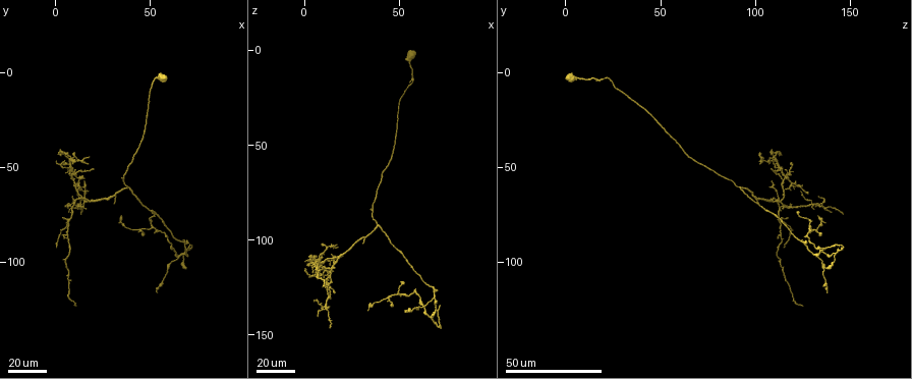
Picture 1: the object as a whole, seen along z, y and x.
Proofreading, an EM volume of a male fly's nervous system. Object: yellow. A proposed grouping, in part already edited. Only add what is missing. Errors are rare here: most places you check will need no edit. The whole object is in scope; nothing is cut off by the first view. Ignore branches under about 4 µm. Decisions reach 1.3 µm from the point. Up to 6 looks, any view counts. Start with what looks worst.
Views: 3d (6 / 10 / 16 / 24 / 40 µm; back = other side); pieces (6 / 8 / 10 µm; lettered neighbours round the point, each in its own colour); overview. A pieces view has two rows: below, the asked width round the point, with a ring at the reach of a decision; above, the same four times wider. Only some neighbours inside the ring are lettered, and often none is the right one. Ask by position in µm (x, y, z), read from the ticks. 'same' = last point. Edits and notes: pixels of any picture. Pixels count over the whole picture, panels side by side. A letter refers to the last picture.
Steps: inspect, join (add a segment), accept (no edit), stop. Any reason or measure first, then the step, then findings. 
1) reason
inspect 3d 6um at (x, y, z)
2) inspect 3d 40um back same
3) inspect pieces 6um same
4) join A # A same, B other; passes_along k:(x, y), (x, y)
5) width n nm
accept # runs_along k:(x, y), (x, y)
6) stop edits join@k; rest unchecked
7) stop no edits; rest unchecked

free end
inspect 3d 24um at (53, 116, 138)

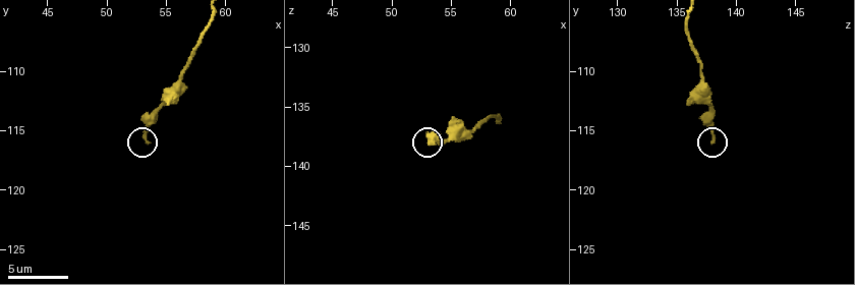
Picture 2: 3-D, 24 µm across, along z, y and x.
what lies round it
inspect pieces 6um at (53.4, 116.2, 138.2)

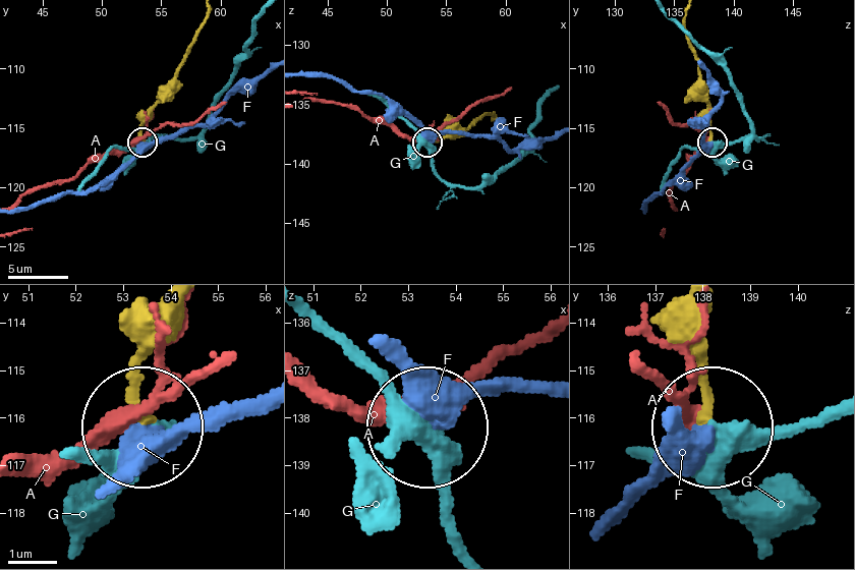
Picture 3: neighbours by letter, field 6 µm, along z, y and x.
accept # A other, F other, G other; runs_along 3:(208, 16), (176, 74), (174, 87), (143, 125), (141, 139); no lettered segment goes on from it

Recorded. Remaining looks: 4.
branch stops here
inspect 3d 24um at (72, 92, 134)

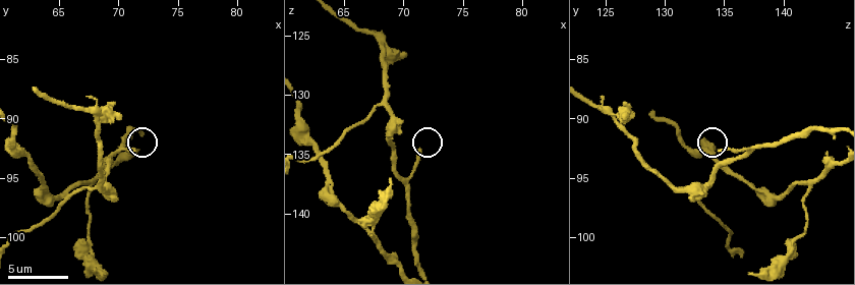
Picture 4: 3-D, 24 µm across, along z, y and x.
inspect pieces 6um at (71.2, 92.6, 134.6)

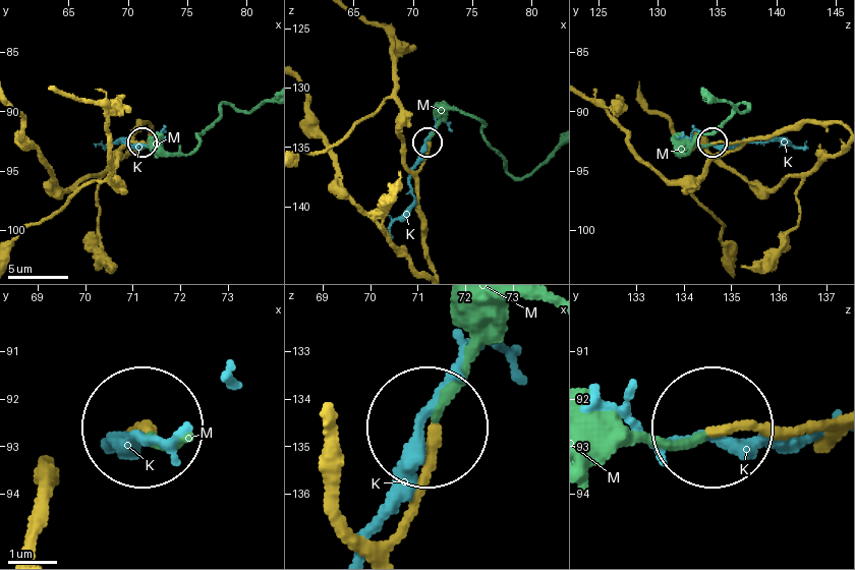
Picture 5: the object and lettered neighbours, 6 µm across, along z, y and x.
join M # K other, M same; passes_along 5:(740, 144), (688, 145), (679, 154), (746, 106), (709, 101); the neuron continues

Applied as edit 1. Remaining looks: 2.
stop edits join@5; rest unchecked

